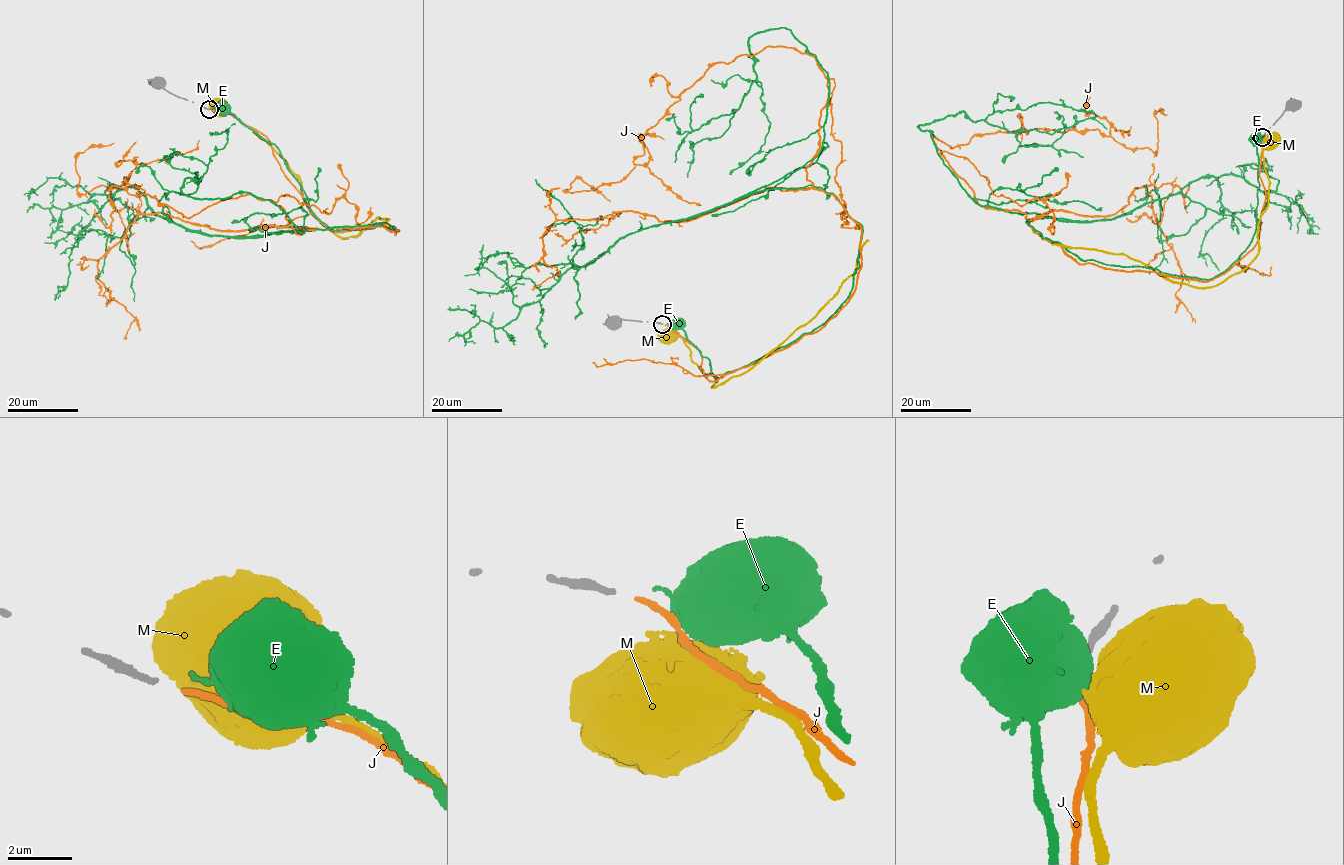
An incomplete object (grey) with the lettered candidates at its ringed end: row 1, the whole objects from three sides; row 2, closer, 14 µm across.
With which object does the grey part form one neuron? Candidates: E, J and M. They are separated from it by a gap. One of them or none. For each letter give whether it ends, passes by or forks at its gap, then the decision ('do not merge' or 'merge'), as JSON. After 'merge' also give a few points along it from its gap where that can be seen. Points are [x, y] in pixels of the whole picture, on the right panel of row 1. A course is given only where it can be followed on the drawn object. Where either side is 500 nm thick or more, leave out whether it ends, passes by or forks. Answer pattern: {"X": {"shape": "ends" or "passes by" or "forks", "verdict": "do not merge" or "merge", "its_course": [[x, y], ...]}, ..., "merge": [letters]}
{"E": {"shape": "ends", "verdict": "do not merge"}, "J": {"shape": "ends", "verdict": "merge", "its_course": [[1261, 139], [1256, 243], [1203, 282], [1074, 261], [980, 206], [932, 136], [1154, 153], [1167, 115]]}, "M": {"verdict": "do not merge"}, "merge": ["J"]}

